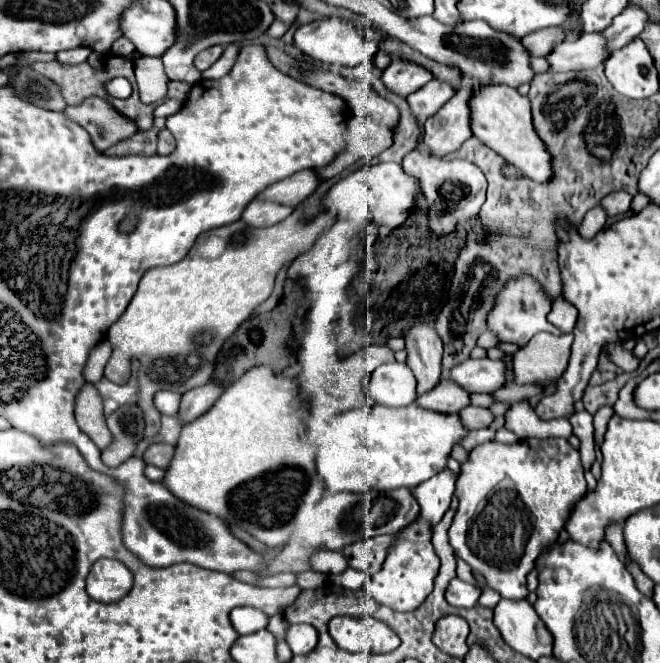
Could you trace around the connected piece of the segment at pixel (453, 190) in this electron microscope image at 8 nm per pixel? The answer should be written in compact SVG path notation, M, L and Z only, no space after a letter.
M421 150L409 152L401 162L405 174L413 176L419 182L419 188L429 204L429 232L435 236L445 236L457 230L459 224L473 220L485 202L487 180L485 174L471 162L465 160L445 160L433 158Z

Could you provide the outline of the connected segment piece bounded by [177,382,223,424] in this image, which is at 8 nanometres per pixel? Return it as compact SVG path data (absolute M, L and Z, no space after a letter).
M209 382L205 386L201 386L201 388L195 388L195 390L187 392L187 394L183 394L177 416L183 420L183 424L193 422L195 418L199 418L217 400L217 396L221 396L221 392L223 392L221 386Z

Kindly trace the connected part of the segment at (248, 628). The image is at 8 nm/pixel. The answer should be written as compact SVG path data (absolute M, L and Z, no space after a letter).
M237 607L231 612L231 624L237 634L249 634L261 628L267 628L269 618L261 610L253 610L253 607Z

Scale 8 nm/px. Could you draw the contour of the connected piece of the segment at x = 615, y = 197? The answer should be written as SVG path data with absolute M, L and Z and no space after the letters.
M611 192L609 196L605 196L603 200L601 200L601 208L607 212L607 216L609 218L617 218L617 216L621 216L621 214L625 214L627 210L629 210L629 204L631 204L631 194L627 194L627 192Z

